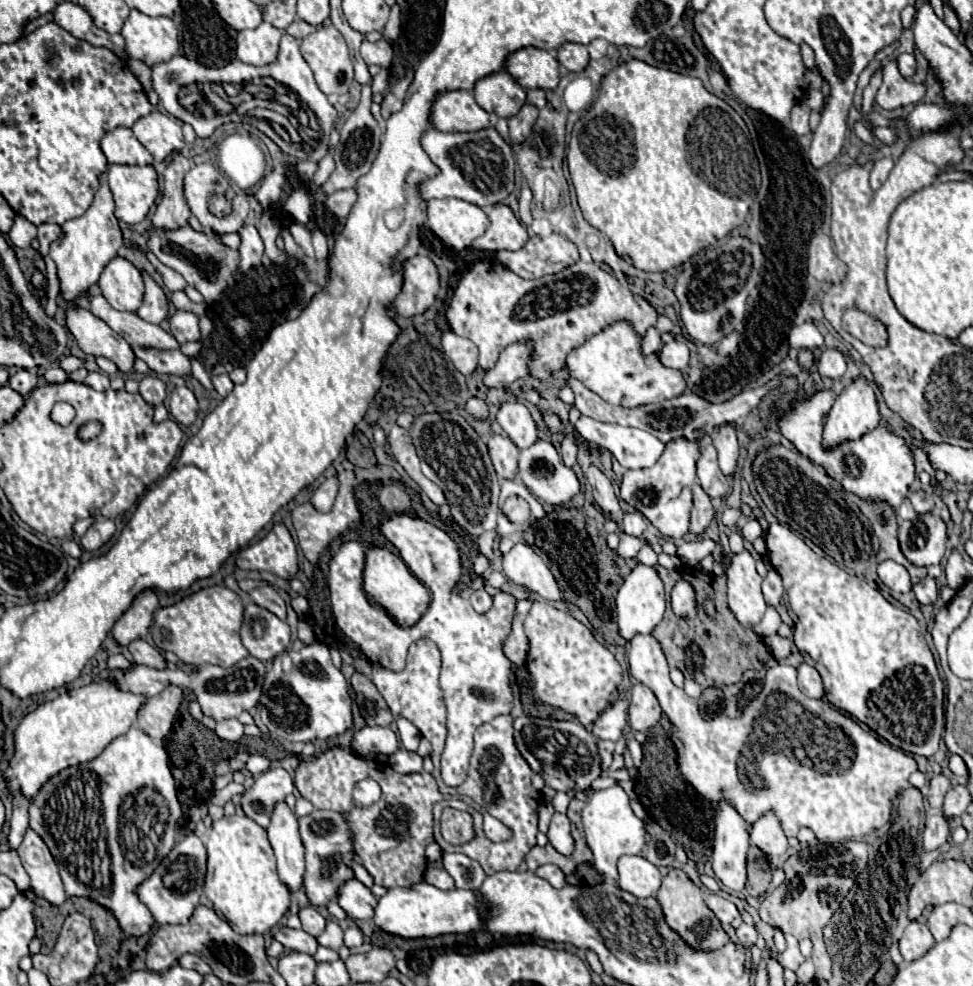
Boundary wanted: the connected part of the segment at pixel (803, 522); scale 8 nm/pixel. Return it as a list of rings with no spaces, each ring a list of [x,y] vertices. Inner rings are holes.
[[[781,443],[759,451],[753,459],[753,481],[759,497],[777,517],[777,521],[785,523],[791,531],[797,531],[803,537],[811,539],[829,557],[833,557],[837,565],[851,569],[857,575],[871,577],[879,587],[883,587],[883,583],[877,577],[875,569],[885,559],[901,563],[909,571],[913,585],[927,575],[925,567],[913,567],[913,563],[909,563],[909,559],[905,559],[905,555],[901,553],[897,541],[897,515],[895,509],[889,507],[889,503],[859,499],[857,495],[845,491],[823,469],[819,471],[819,467],[801,453],[791,451]],[[879,515],[887,517],[887,525],[879,523]]]

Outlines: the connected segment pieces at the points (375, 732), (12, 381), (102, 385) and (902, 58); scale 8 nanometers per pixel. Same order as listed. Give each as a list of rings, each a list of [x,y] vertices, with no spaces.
[[[363,727],[353,733],[351,749],[357,751],[359,755],[369,755],[369,753],[383,753],[391,755],[399,747],[397,735],[389,727]]]
[[[19,369],[17,373],[13,373],[13,375],[9,377],[9,385],[11,385],[11,389],[15,389],[19,395],[27,397],[27,395],[35,389],[37,377],[35,377],[33,373],[29,373],[27,369]]]
[[[89,372],[84,383],[97,391],[105,391],[110,388],[109,378],[105,374],[99,372]]]
[[[897,55],[897,67],[903,77],[911,77],[915,73],[915,57],[913,55]]]

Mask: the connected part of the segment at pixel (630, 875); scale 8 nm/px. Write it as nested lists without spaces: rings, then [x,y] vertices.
[[[631,855],[619,859],[619,887],[637,899],[655,897],[661,885],[659,869],[645,857]]]

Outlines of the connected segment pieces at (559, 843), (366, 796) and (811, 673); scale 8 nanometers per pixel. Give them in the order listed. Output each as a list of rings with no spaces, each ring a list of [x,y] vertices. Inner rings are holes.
[[[555,813],[547,831],[549,843],[563,855],[571,855],[573,851],[573,837],[569,831],[569,819],[563,813]]]
[[[363,779],[355,785],[355,791],[353,791],[353,799],[357,805],[361,807],[367,807],[367,805],[373,805],[377,799],[381,797],[381,787],[375,779]]]
[[[801,663],[801,667],[797,669],[797,681],[799,681],[799,689],[811,697],[811,699],[821,699],[823,697],[823,683],[821,677],[817,673],[815,667]]]

